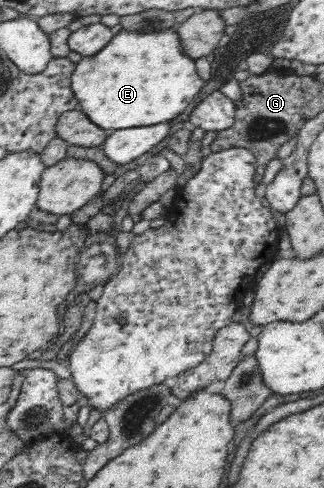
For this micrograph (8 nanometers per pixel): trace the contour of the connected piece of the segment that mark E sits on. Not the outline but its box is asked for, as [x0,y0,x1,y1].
[70,31,204,132]

